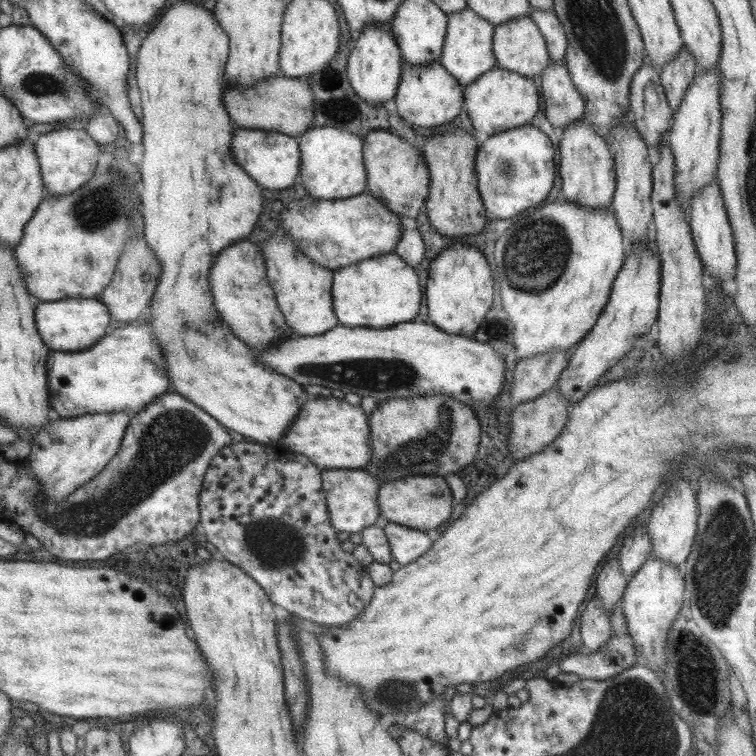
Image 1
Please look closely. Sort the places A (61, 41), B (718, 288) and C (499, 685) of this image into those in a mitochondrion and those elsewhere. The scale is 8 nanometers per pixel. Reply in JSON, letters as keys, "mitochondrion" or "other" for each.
{"A":"other","B":"other","C":"other"}

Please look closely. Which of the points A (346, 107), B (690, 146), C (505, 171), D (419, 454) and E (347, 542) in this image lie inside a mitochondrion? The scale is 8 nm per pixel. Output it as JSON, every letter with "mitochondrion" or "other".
{"A":"other","B":"other","C":"mitochondrion","D":"mitochondrion","E":"other"}

